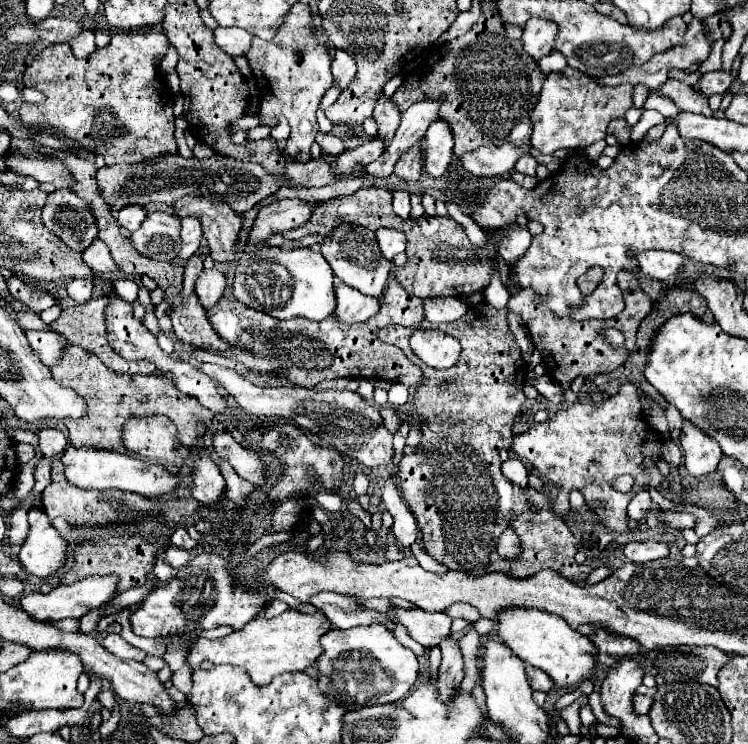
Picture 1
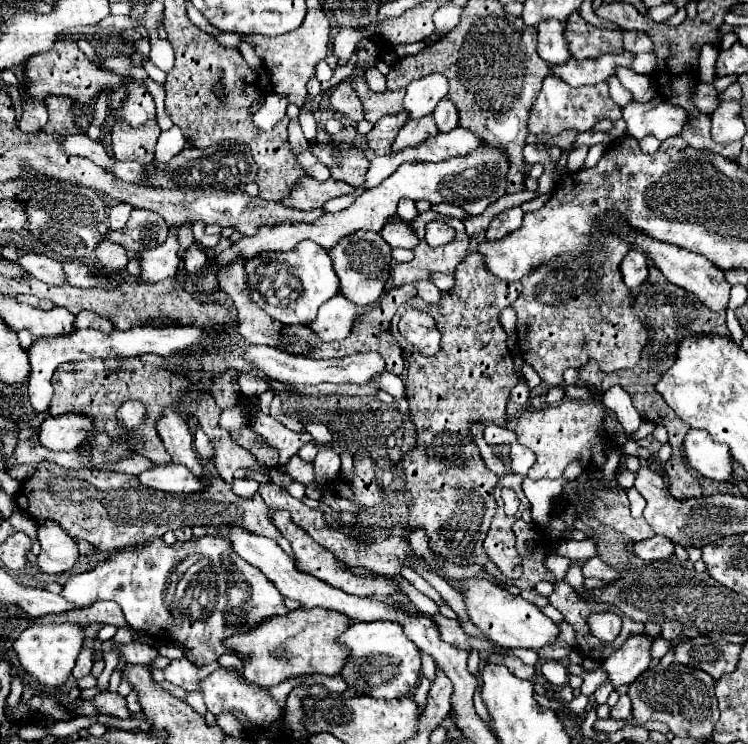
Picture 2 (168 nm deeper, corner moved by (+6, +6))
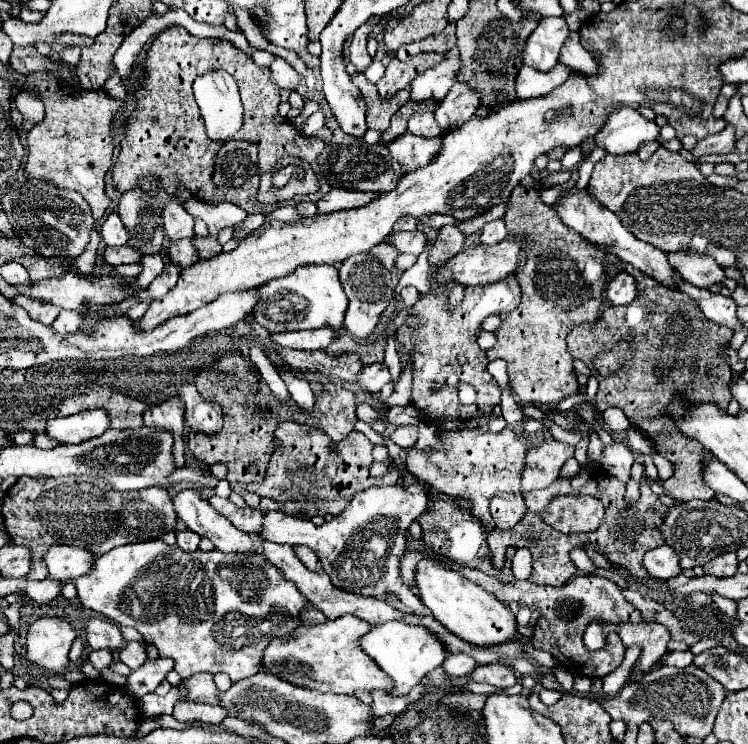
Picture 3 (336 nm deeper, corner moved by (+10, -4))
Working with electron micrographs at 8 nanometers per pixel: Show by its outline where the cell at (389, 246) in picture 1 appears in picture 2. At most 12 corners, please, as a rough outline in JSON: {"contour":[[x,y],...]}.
{"contour":[[403,220],[387,222],[381,236],[391,248],[415,248],[419,238]]}

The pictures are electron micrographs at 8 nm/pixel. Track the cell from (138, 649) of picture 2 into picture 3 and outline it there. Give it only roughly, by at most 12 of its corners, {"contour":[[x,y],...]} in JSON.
{"contour":[[169,658],[147,660],[131,672],[125,690],[141,698],[173,670]]}

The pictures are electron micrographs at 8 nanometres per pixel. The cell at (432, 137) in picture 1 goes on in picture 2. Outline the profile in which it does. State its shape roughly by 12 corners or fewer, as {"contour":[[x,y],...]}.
{"contour":[[443,98],[433,112],[439,132],[459,126],[457,108]]}

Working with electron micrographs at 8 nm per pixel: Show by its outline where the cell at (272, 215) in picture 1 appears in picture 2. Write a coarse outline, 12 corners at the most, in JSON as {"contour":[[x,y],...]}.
{"contour":[[301,178],[281,202],[313,210],[331,198],[353,194],[353,186],[329,178]]}

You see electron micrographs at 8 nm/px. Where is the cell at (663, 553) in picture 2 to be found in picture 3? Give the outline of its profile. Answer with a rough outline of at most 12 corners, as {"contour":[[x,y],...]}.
{"contour":[[667,544],[649,550],[643,566],[653,578],[669,580],[681,572]]}

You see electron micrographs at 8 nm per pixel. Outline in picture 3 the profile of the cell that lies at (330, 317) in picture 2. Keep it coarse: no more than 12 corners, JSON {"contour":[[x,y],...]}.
{"contour":[[331,326],[271,334],[297,350],[325,350],[335,338]]}

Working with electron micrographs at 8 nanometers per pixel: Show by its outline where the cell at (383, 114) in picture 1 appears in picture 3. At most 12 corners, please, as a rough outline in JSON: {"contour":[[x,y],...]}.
{"contour":[[379,18],[363,24],[351,40],[349,62],[359,70],[371,64],[367,36]]}

